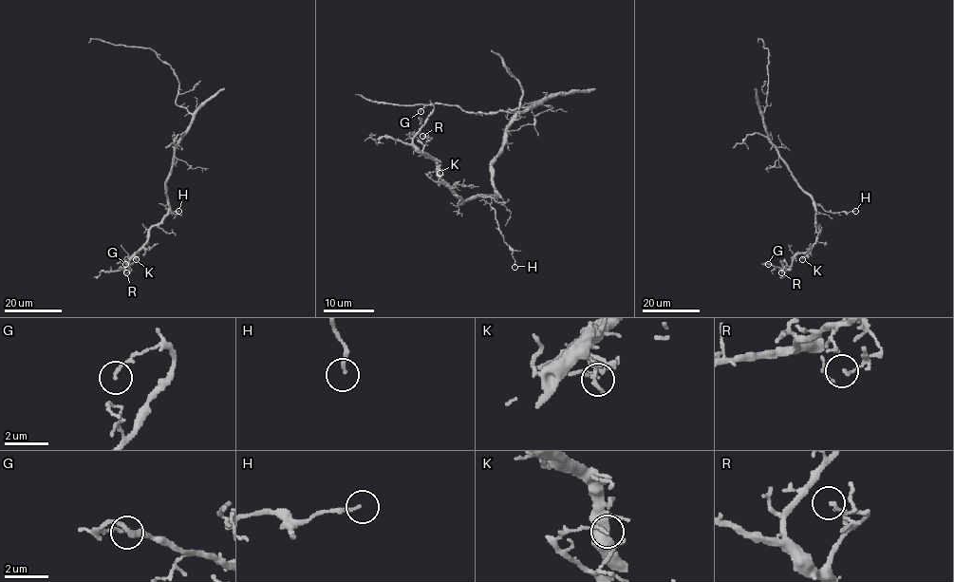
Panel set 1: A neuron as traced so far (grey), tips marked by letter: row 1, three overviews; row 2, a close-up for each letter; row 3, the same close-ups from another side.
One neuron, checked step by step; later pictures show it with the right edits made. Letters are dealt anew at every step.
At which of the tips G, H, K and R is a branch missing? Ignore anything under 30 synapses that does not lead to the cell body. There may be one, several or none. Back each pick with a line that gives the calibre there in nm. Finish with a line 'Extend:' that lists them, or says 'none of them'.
Extend: none of them

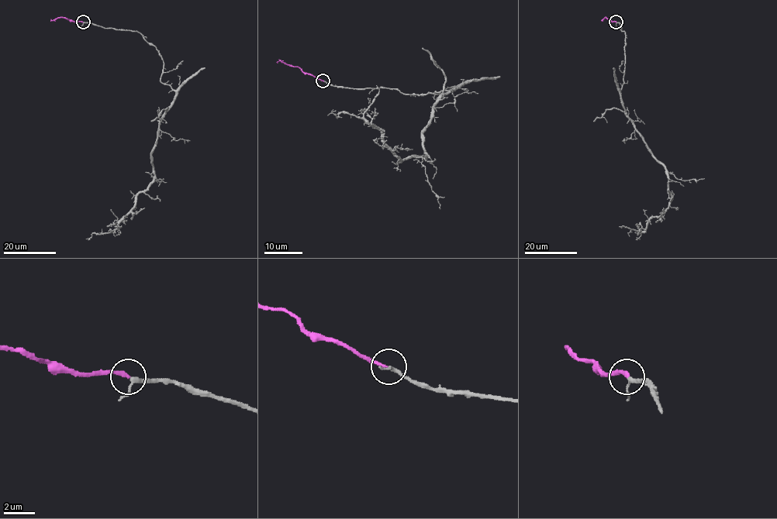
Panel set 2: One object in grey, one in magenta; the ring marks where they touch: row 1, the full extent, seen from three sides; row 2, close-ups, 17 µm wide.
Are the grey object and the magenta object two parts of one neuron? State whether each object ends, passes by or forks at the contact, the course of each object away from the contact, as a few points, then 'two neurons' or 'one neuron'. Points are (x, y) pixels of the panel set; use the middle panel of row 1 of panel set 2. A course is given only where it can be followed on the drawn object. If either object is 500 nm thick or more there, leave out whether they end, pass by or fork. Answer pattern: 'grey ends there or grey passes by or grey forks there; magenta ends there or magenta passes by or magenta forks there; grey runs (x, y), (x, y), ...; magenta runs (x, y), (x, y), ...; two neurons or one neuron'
grey passes by; magenta ends there; grey runs (323, 80), (419, 94), (457, 87), (434, 103), (426, 156), (403, 160), (364, 117), (378, 90), (369, 94); magenta runs (322, 80), (308, 74), (298, 67), (280, 61), (277, 63); one neuron

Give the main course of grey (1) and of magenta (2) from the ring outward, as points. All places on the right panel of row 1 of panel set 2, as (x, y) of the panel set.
1: (616, 22), (625, 32), (621, 103), (665, 170), (671, 194), (670, 204), (644, 231), (625, 227)
2: (616, 22), (606, 17), (604, 19)

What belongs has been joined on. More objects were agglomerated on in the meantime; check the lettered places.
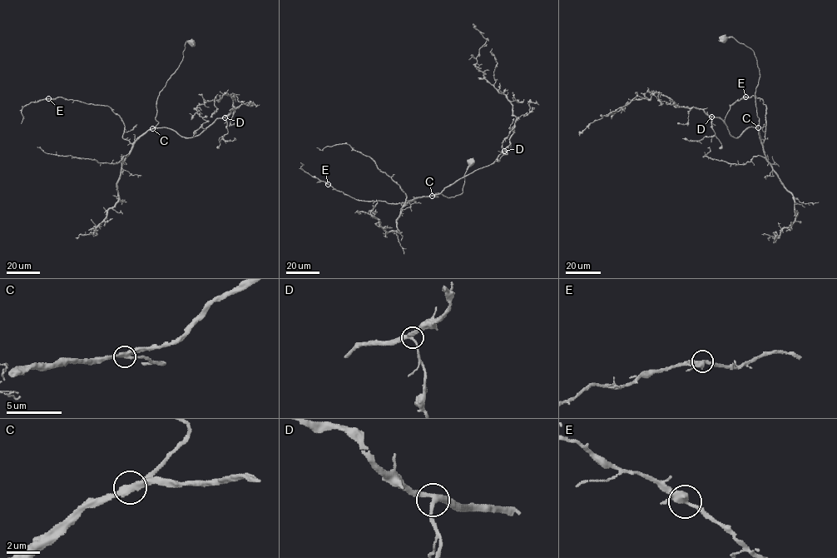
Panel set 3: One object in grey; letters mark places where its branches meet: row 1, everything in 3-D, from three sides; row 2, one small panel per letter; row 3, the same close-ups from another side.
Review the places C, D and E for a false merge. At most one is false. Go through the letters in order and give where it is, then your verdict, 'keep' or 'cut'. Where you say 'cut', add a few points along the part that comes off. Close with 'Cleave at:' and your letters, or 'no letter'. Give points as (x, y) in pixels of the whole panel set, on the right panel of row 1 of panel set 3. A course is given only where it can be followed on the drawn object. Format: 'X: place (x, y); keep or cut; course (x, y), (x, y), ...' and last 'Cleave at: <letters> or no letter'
C: place (758, 127); keep
D: place (711, 117); keep
E: place (745, 97); keep
Cleave at: no letter

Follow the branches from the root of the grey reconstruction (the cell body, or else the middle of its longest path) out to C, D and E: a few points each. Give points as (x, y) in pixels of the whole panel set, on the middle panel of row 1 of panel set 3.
C: (471, 161), (460, 194), (451, 197), (439, 193), (435, 195), (438, 196), (432, 196)
D: (471, 161), (460, 194), (448, 197), (436, 193), (435, 196), (461, 177), (491, 164), (504, 151)
E: (471, 161), (463, 191), (454, 196), (436, 193), (438, 196), (417, 196), (403, 203), (364, 201), (328, 184)

